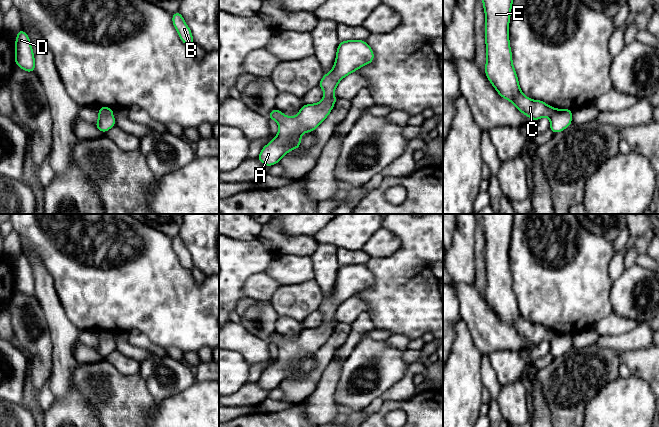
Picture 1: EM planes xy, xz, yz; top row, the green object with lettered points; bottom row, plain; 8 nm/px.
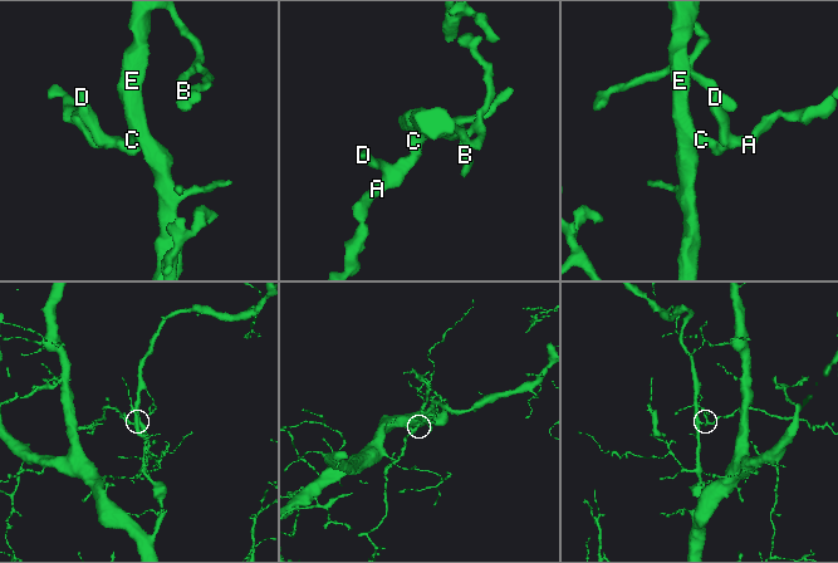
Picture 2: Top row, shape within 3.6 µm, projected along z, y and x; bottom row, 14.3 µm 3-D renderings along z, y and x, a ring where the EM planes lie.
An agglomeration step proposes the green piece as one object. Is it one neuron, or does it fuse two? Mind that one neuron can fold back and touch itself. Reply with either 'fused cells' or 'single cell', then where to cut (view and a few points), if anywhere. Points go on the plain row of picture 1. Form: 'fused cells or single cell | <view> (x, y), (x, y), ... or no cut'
fused cells | xy (99, 337), (111, 338)

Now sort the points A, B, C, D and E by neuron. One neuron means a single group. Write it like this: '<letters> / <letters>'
A D / B C E

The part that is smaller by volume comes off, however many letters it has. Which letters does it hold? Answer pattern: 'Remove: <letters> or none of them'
Remove: A, D

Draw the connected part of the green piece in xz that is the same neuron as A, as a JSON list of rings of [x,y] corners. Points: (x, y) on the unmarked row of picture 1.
[[[323,322],[315,328],[305,328],[296,340],[284,339],[277,332],[269,339],[269,344],[276,344],[279,355],[276,361],[265,369],[258,379],[259,385],[266,390],[278,388],[283,380],[301,370],[301,359],[315,353],[328,341],[338,322]]]

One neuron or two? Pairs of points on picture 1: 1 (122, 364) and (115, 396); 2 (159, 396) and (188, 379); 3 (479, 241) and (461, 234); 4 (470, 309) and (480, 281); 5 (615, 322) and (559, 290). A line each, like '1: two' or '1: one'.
1: two
2: one
3: two
4: two
5: two

